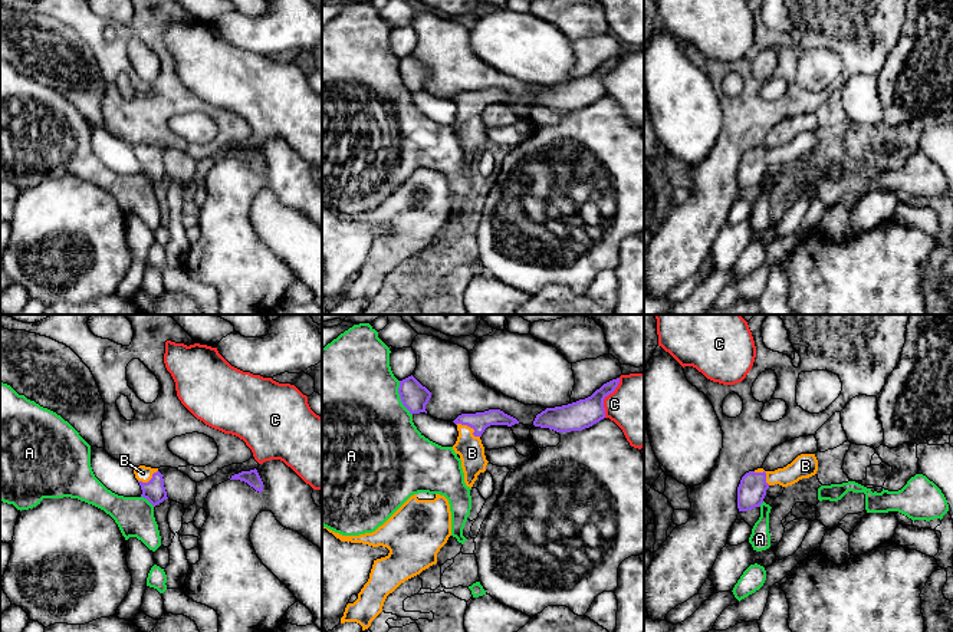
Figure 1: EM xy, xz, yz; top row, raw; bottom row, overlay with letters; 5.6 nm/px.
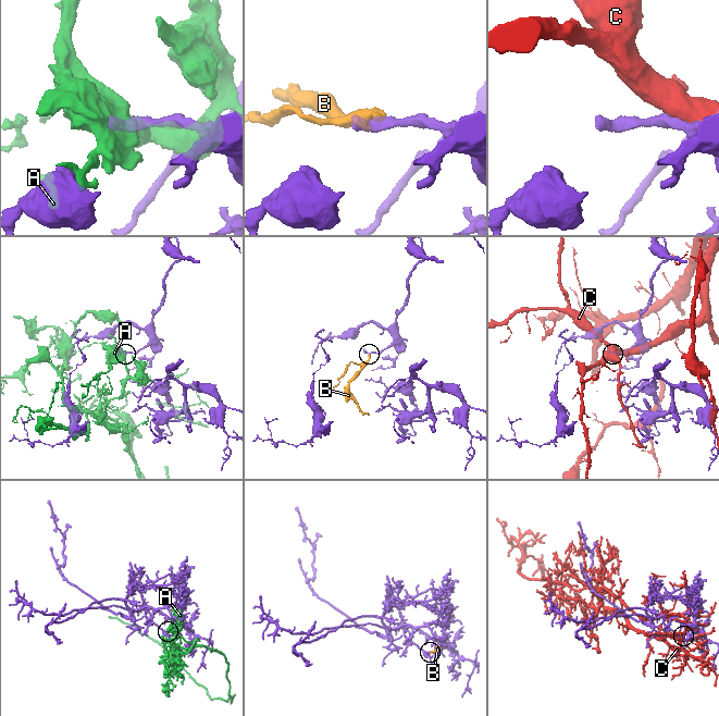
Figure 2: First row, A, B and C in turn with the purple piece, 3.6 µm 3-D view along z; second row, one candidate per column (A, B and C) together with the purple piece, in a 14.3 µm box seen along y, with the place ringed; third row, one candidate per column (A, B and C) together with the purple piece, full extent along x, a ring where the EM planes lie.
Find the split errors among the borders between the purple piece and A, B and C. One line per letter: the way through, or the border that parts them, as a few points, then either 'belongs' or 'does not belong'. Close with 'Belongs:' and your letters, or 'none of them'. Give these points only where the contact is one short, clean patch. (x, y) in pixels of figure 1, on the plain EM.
A: does not belong
B: way xz (479, 99), (470, 105), (472, 131); belongs
C: does not belong
Belongs: B

